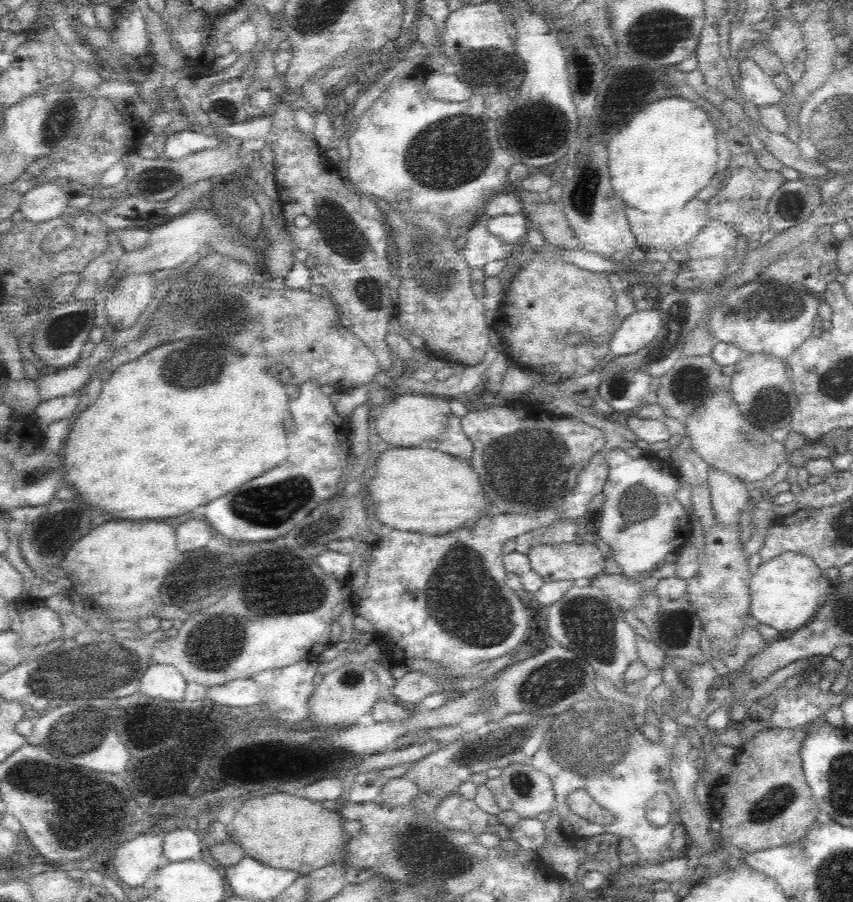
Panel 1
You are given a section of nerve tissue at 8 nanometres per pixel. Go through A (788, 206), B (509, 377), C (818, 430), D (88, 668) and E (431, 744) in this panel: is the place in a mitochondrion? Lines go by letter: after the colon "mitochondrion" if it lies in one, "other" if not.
A: mitochondrion
B: other
C: other
D: mitochondrion
E: other

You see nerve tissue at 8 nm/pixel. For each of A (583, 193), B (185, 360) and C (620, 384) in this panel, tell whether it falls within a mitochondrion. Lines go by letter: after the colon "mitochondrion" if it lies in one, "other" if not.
A: mitochondrion
B: mitochondrion
C: mitochondrion

